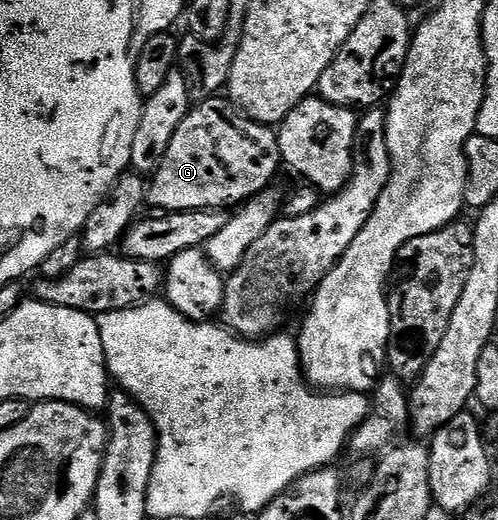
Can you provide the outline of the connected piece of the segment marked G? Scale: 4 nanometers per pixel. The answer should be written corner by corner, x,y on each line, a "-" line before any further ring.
226,96
208,97
206,101
198,102
185,119
181,119
159,166
150,174
146,204
155,208
152,210
164,214
198,209
227,211
262,193
274,182
271,180
278,175
279,169
281,170
281,158
278,132
272,126
252,121

